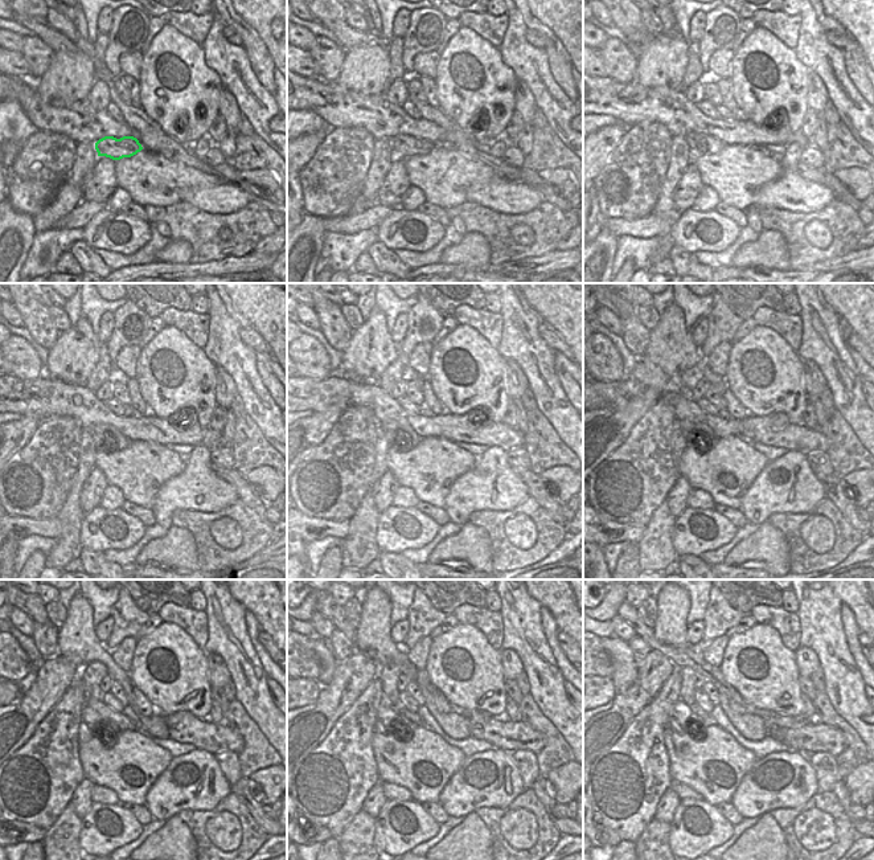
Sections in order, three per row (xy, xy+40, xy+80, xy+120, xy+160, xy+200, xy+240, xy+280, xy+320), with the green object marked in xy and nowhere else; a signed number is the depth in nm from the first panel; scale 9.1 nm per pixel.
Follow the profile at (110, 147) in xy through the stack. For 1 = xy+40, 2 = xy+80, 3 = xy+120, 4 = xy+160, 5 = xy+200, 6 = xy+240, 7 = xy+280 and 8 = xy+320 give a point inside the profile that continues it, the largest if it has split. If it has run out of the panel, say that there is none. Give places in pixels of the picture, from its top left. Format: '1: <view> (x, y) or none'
1: xy+40 (403, 146)
2: xy+80 (698, 144)
3: xy+120 (107, 439)
4: xy+160 (403, 437)
5: xy+200 (701, 434)
6: xy+240 (89, 716)
7: xy+280 (386, 713)
8: xy+320 (682, 713)

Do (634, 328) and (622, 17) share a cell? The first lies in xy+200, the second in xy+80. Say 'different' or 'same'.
same

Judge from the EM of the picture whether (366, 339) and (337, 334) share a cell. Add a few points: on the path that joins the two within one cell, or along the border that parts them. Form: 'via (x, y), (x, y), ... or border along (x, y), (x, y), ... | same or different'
border along (353, 331), (349, 344), (343, 352) | different

